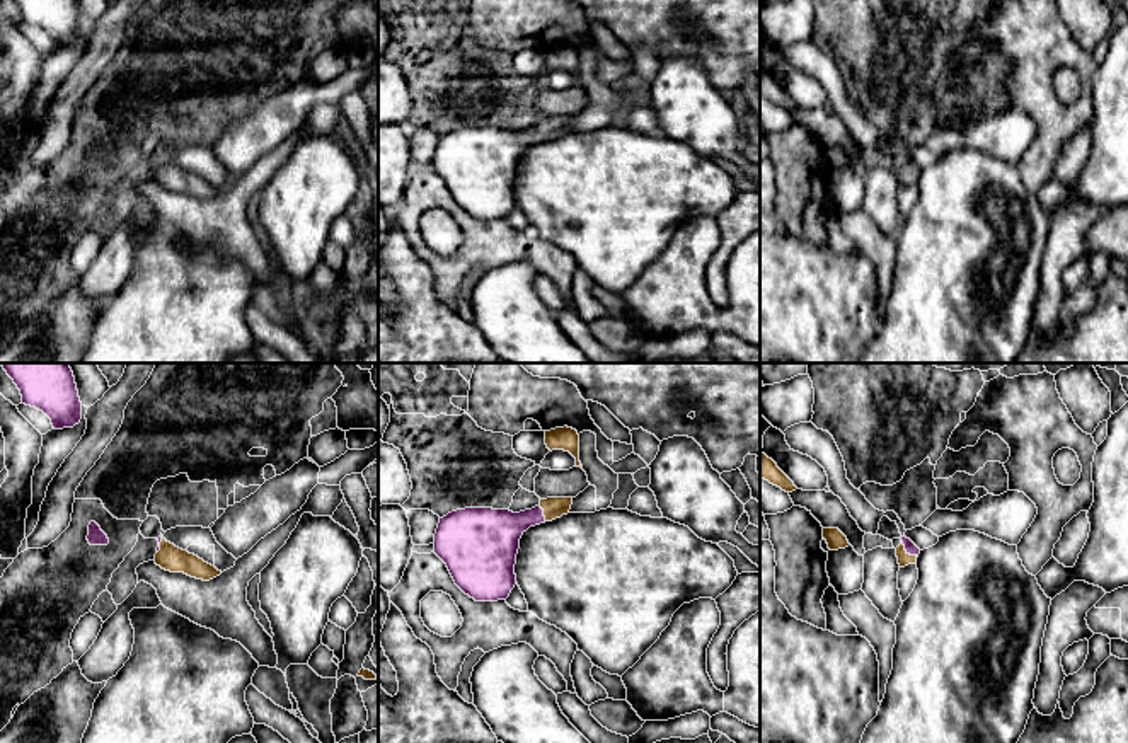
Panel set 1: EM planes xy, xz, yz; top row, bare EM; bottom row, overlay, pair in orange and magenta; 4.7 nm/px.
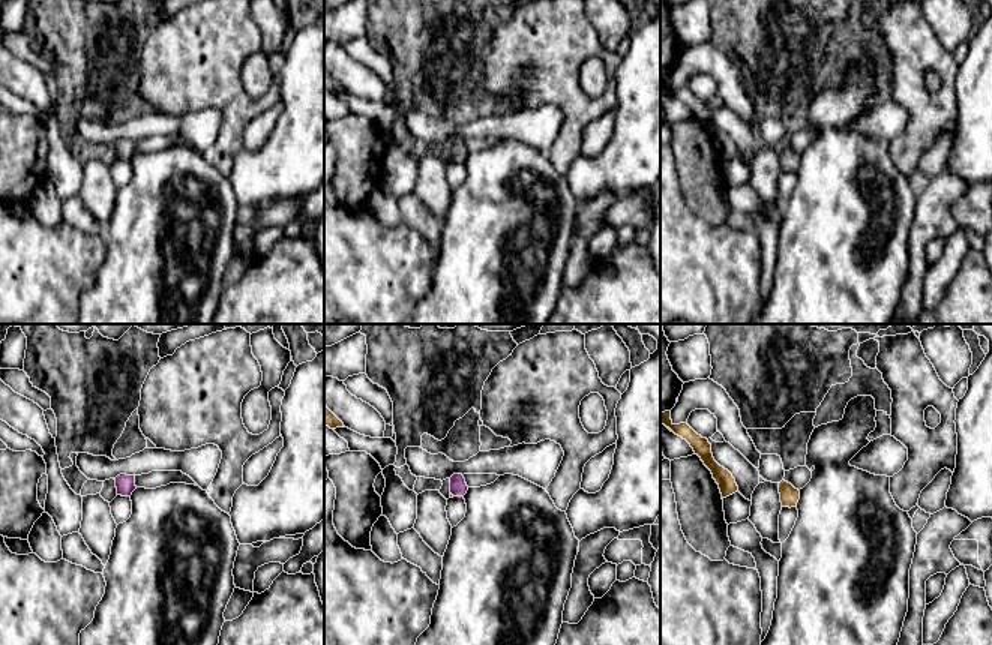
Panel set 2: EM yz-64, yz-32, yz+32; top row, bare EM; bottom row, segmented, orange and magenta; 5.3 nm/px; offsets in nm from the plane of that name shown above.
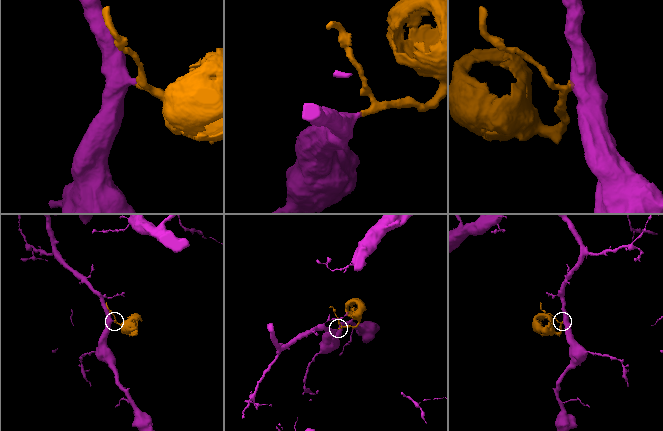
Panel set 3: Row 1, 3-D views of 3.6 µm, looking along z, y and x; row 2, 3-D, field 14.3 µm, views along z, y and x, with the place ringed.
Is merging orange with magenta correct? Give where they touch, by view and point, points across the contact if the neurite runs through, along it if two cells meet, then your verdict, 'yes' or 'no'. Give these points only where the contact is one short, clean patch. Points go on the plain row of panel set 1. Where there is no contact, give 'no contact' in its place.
yz (905, 169) | across yz (903, 178), (905, 169), (910, 166) | yes

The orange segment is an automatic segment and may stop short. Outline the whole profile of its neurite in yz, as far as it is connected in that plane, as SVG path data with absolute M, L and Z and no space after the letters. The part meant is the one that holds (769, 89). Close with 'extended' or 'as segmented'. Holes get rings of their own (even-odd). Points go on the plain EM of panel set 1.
M760 70L760 95L780 106L786 111L792 111L797 107L794 101L777 85L777 82L762 70Z; as segmented

